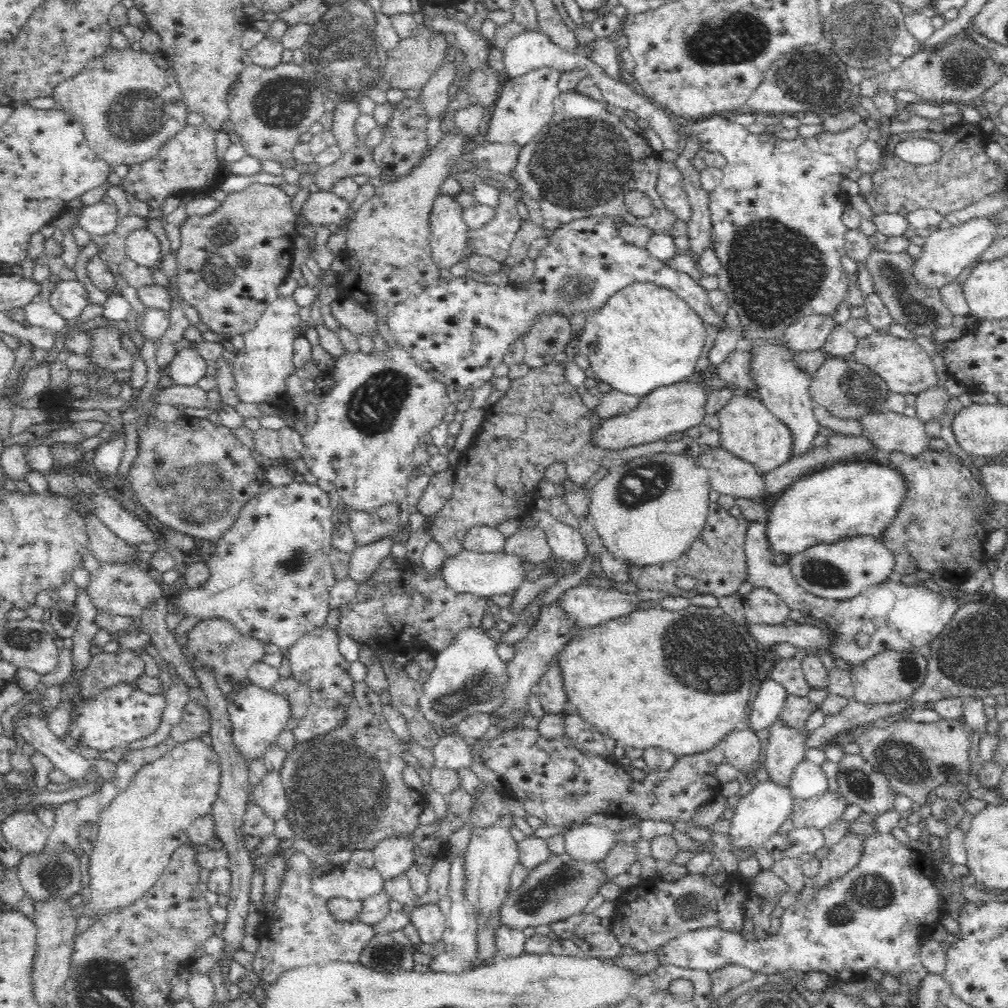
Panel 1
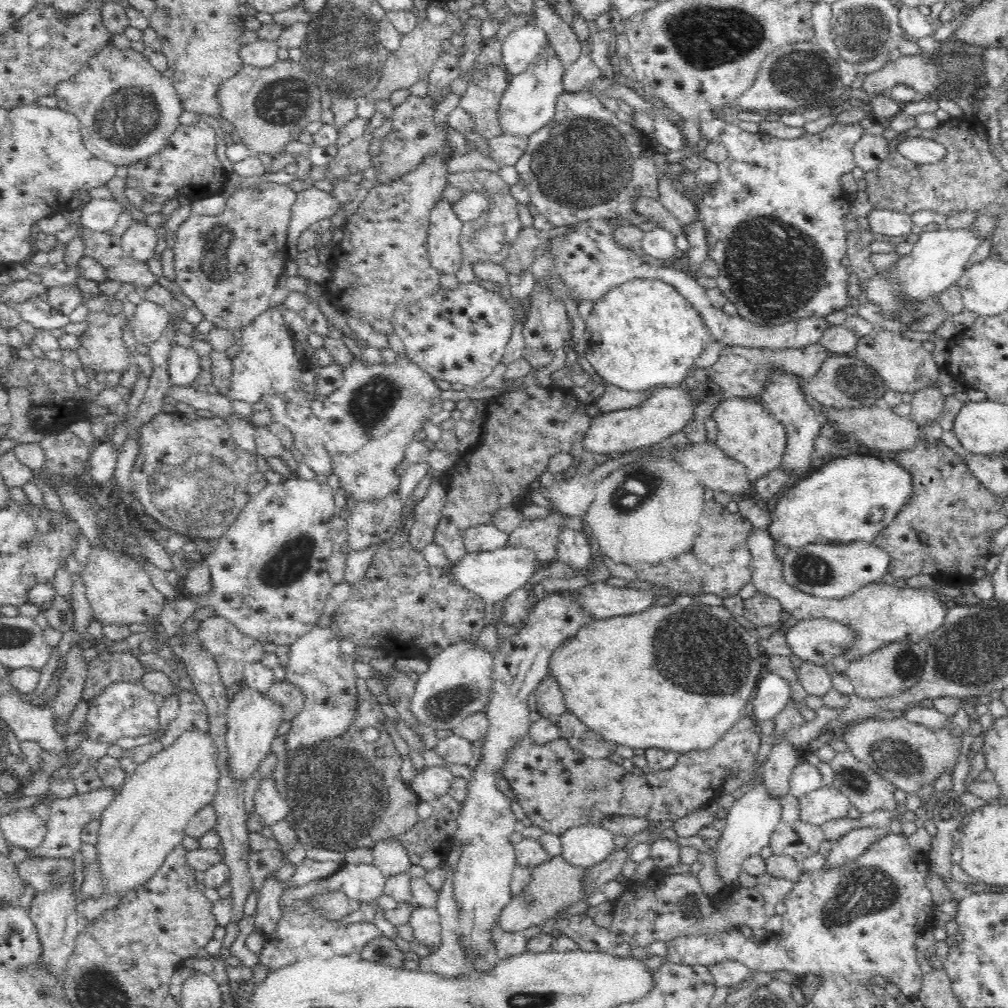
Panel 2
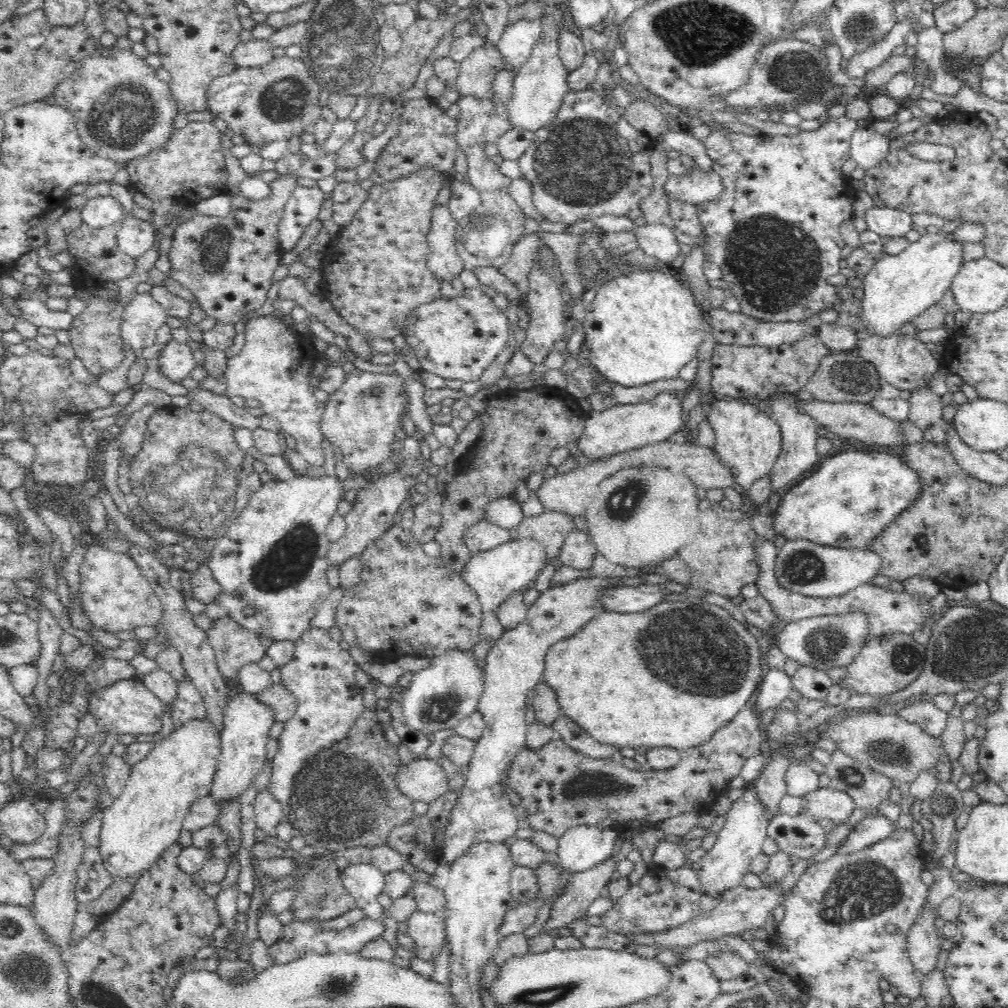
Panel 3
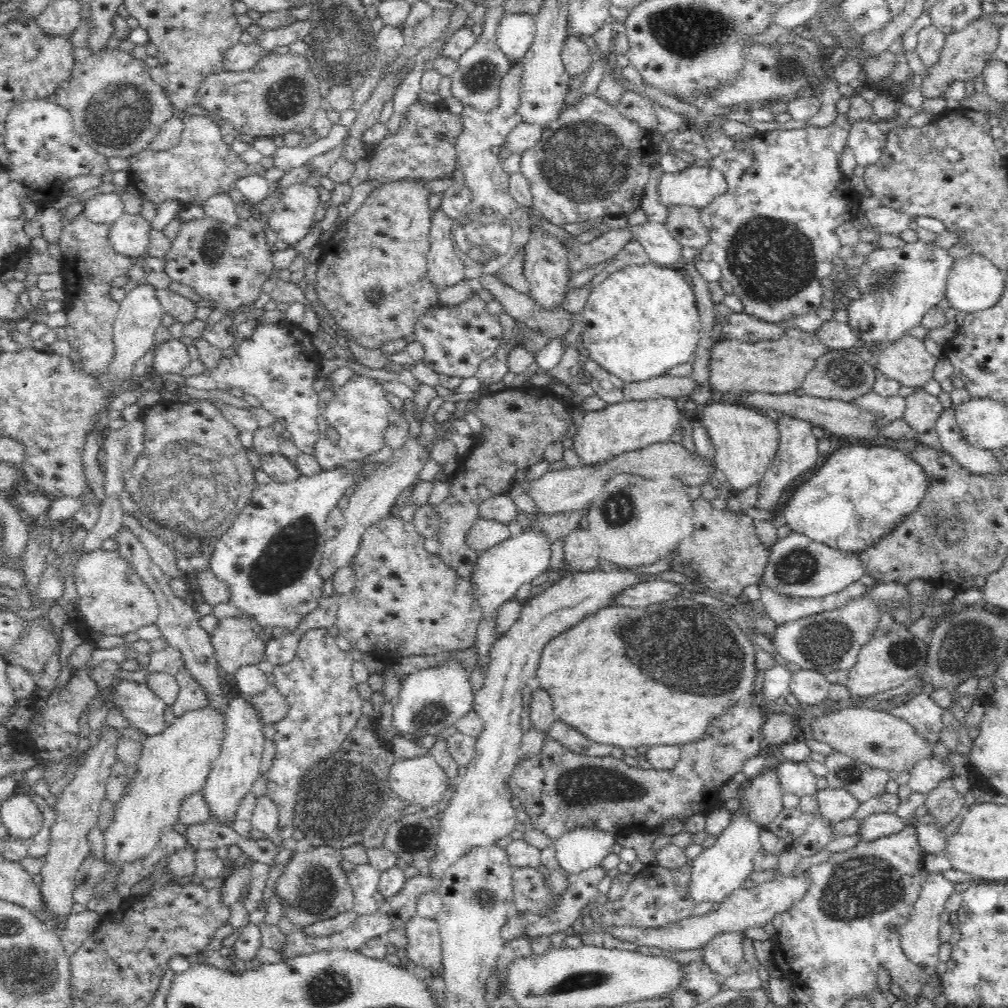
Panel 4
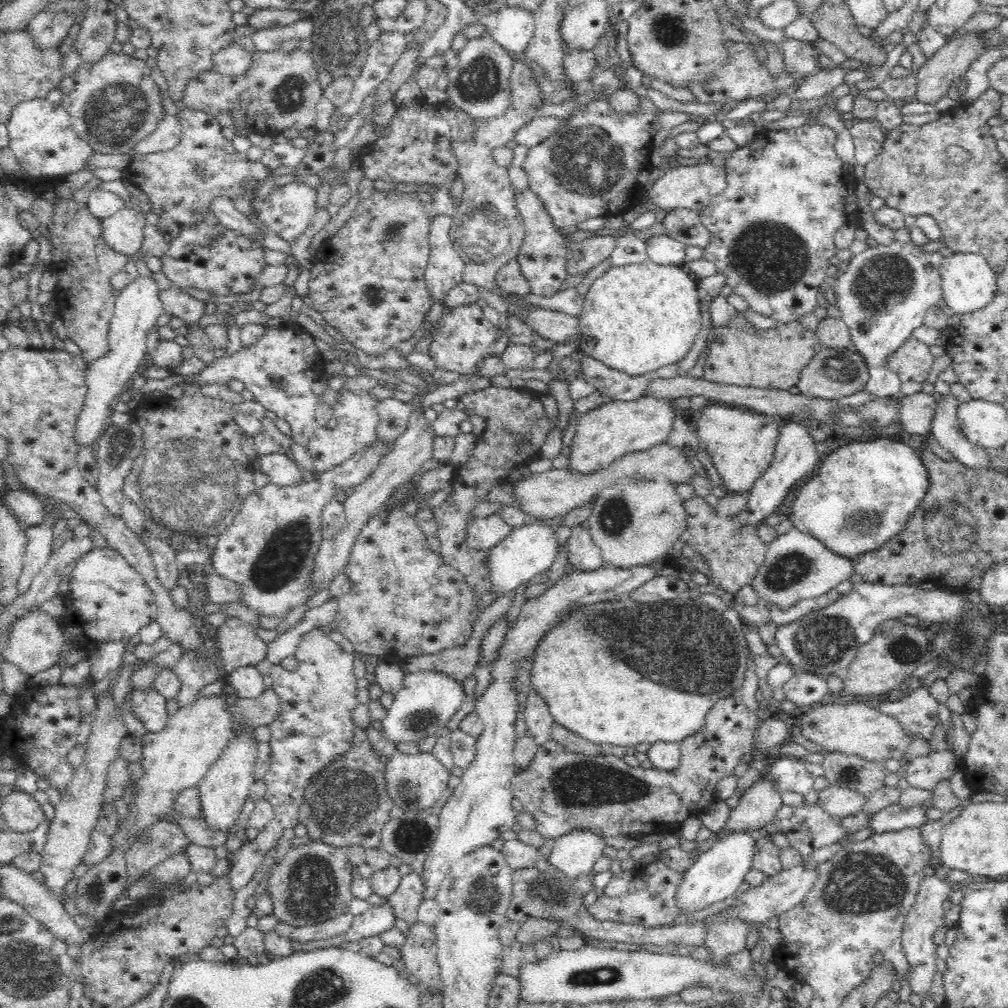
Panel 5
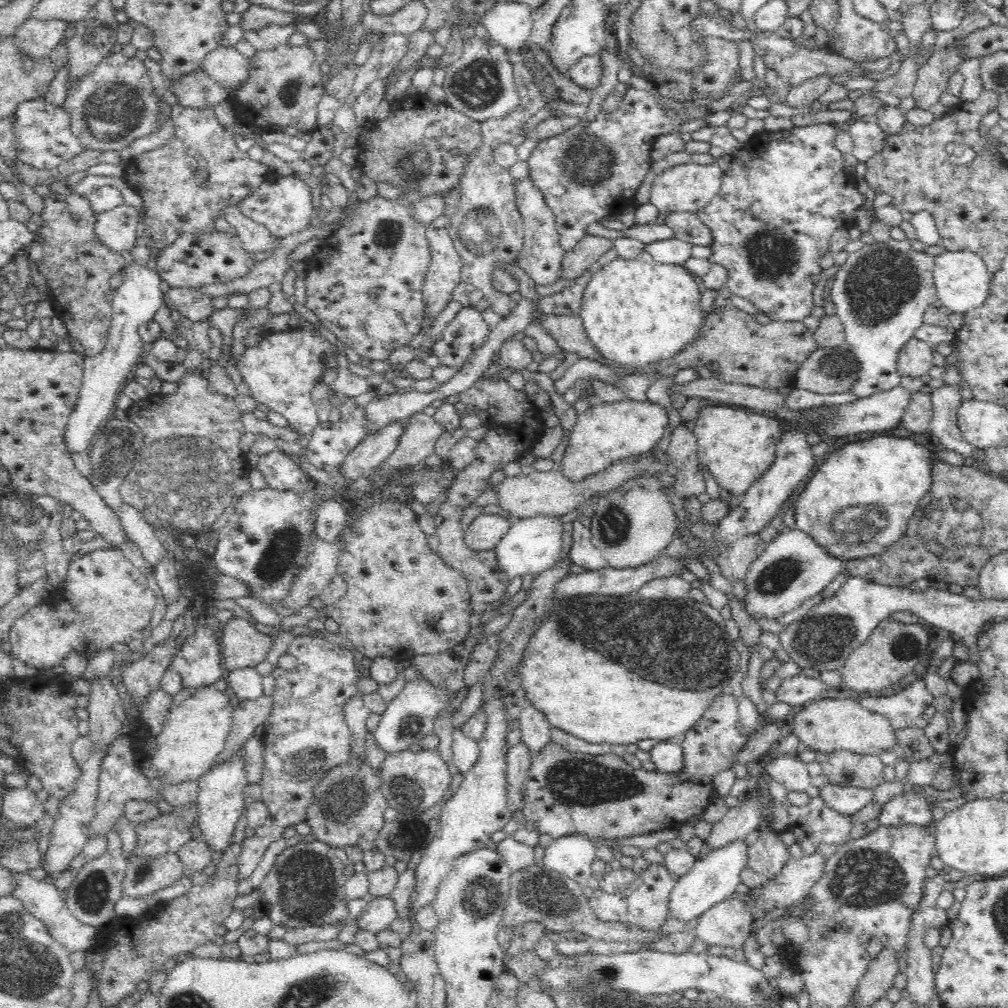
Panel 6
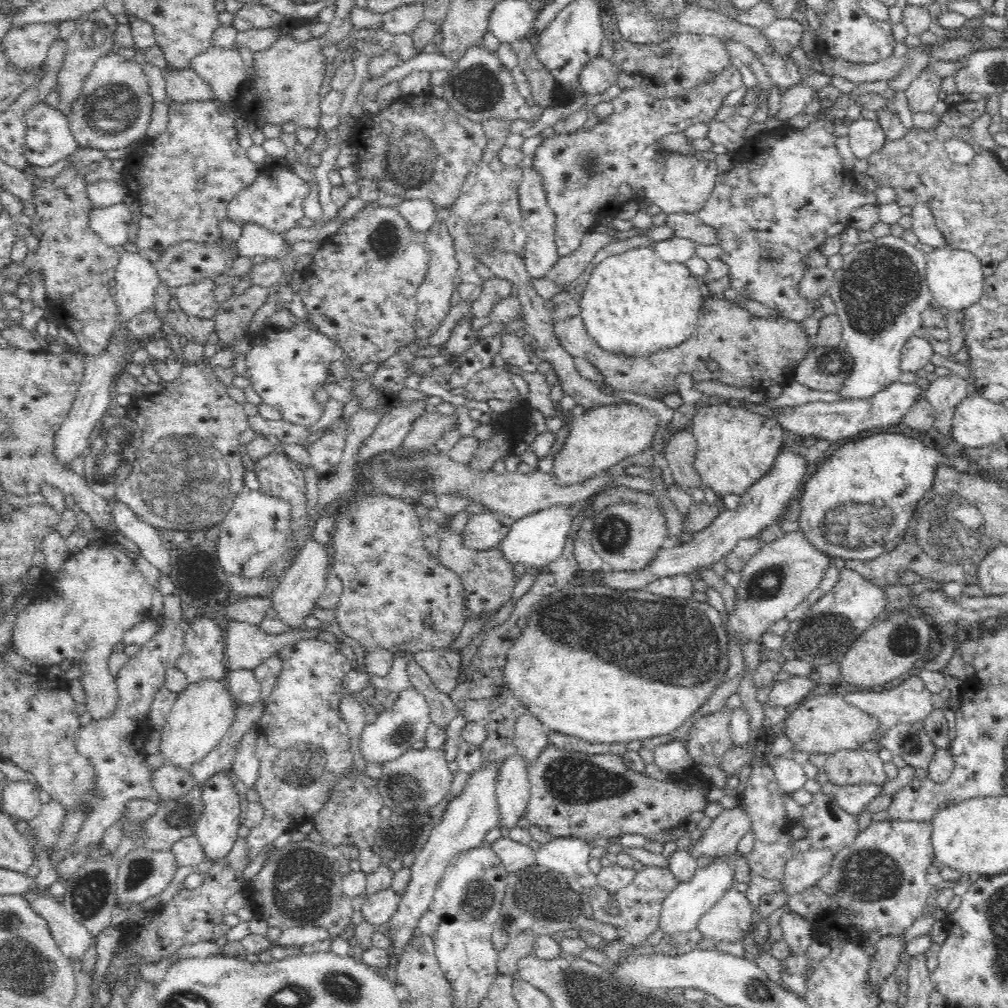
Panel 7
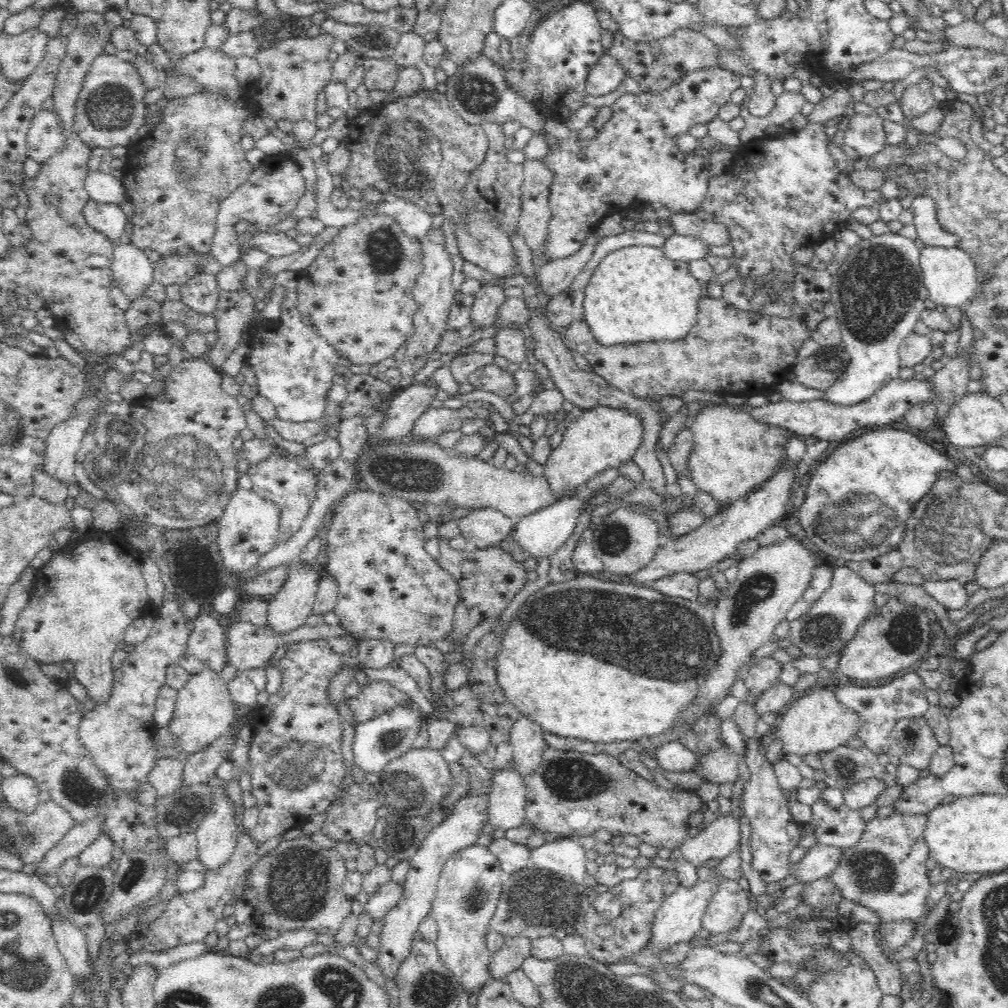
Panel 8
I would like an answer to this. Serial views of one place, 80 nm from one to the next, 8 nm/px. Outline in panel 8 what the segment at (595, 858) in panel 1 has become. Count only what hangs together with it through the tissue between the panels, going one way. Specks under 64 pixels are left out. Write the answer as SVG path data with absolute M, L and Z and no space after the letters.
M575 837L561 838L534 846L529 860L533 868L552 871L587 888L591 885L591 878L586 872L585 851Z

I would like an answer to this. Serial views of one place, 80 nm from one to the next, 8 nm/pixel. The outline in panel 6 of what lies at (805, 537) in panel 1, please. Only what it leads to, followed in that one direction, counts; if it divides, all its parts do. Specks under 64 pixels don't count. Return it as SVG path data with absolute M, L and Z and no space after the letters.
M879 433L878 436L866 440L858 440L858 442L852 442L852 444L846 444L844 448L840 450L830 450L830 454L826 459L826 462L816 470L810 480L805 485L804 490L795 503L796 508L796 528L802 530L810 539L818 544L824 552L838 558L841 564L841 572L846 571L846 561L853 559L869 559L879 557L886 553L898 542L906 532L909 521L913 518L914 512L916 512L919 502L922 497L931 489L933 483L933 464L942 461L938 452L930 452L922 444L918 444L910 438L903 438L894 436L890 433Z

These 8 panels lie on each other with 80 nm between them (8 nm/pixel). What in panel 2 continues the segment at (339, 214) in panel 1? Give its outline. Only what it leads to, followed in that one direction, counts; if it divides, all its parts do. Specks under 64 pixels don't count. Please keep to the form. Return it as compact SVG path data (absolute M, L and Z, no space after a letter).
M308 188L295 193L295 200L290 206L290 218L286 226L286 254L288 259L294 260L297 253L298 238L304 230L315 225L318 220L332 217L342 206L332 192L323 192L318 188Z

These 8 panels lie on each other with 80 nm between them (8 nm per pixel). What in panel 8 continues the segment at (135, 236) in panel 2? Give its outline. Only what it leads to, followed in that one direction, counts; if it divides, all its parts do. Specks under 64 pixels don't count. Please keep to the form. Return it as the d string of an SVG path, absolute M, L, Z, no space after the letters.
M88 198L81 213L89 226L105 232L115 242L127 228L127 217L118 204L104 204Z

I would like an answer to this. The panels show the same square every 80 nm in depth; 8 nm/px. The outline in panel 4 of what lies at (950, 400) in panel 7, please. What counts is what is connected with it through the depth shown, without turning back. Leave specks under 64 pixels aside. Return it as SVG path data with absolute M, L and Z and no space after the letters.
M955 405L942 408L934 424L944 452L949 453L970 472L1005 472L994 459L992 451L980 446L972 446L961 433L956 418Z

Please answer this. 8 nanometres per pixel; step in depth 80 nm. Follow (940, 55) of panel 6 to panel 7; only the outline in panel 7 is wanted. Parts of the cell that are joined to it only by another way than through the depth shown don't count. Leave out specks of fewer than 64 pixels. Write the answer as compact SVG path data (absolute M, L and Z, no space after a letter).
M922 71L907 87L905 95L908 99L908 108L912 114L930 113L939 101L941 79L932 72Z

